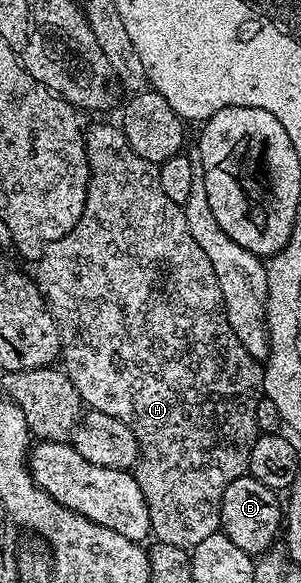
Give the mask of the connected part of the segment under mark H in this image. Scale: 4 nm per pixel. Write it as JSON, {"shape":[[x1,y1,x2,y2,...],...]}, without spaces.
{"shape":[[98,122,94,127,87,129,84,134,86,140,86,159,90,165,90,183,86,186,86,203,80,220,76,220,76,228,60,240,46,246,41,258,37,259,38,274,36,281,42,299,58,325,58,335,62,341,60,355,61,369,72,380,76,392,83,403,91,410,99,410,132,428,138,441,138,465,133,467,132,473,140,484,140,492,144,492,144,500,148,504,150,517,150,532,157,541,164,544,176,544,176,548,191,551,200,540,208,540,208,536,219,533,222,521,220,520,220,504,224,496,224,488,232,484,232,480,243,477,250,465,252,444,258,437,259,431,256,422,256,406,258,399,263,397,262,380,263,367,259,359,253,358,246,349,237,344,222,346,214,342,214,333,218,325,223,325,224,311,220,284,216,280,216,272,212,272,212,260,204,256,200,244,192,238,188,228,185,209,179,203,168,200,164,188,160,188,160,172,155,163,144,160,144,156,136,156,124,136,121,125,110,122]]}

